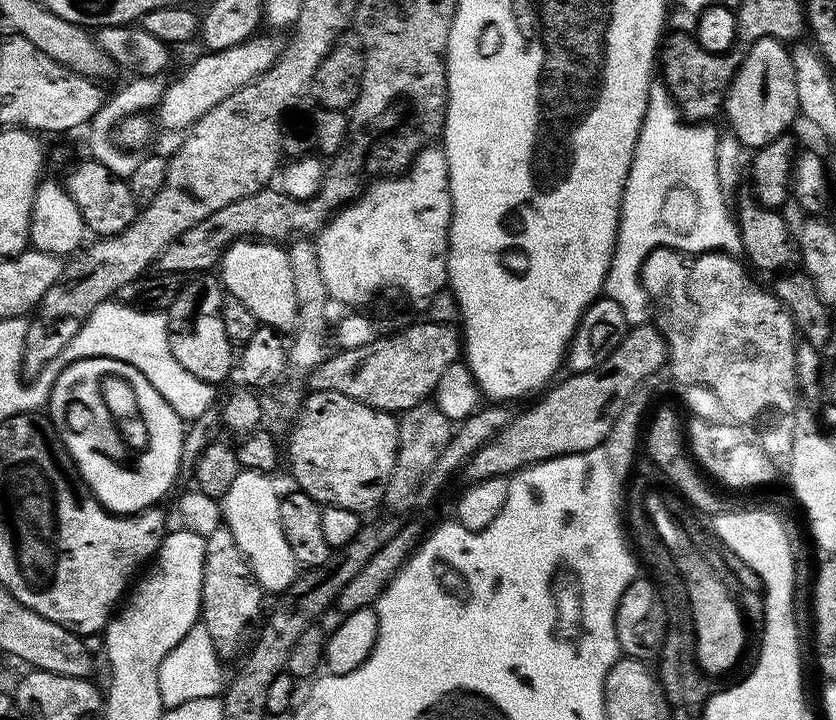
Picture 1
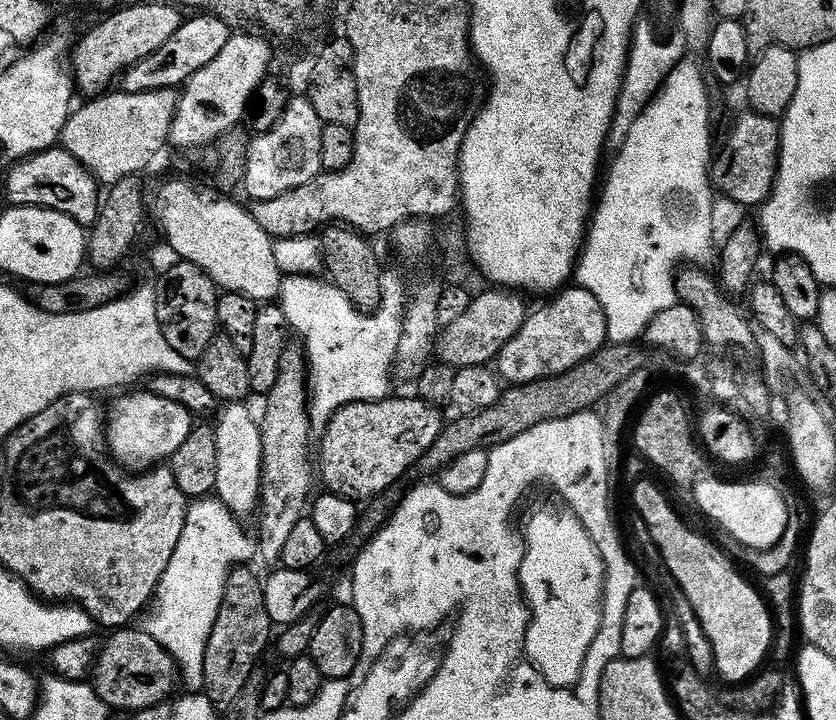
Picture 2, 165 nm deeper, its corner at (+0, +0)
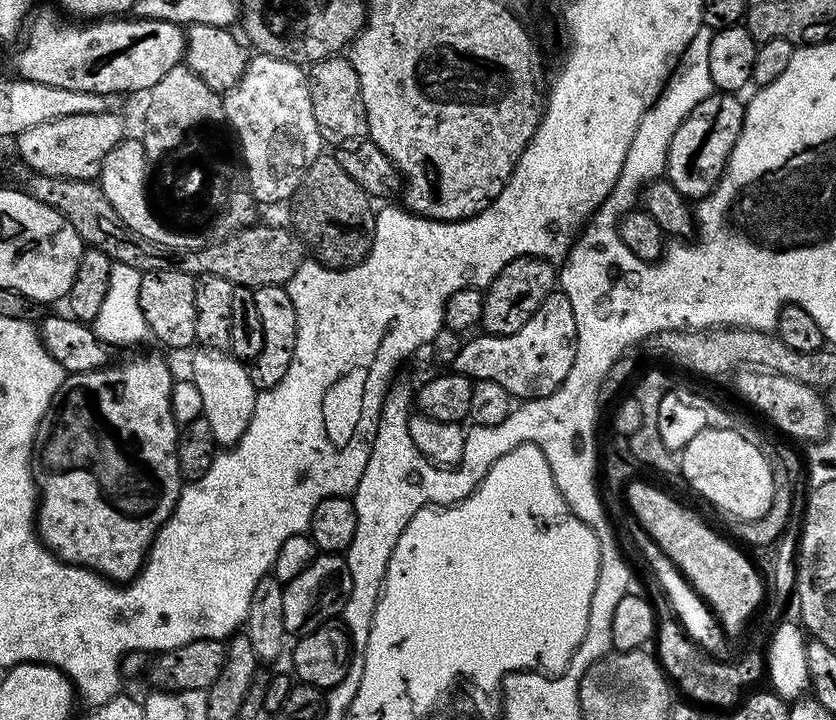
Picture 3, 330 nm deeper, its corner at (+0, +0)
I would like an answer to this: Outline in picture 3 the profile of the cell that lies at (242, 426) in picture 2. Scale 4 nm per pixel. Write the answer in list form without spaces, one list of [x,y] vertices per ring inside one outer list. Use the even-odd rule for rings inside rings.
[[[200,350],[192,360],[190,379],[194,386],[198,386],[198,394],[202,394],[202,419],[210,422],[217,445],[239,445],[245,439],[244,431],[252,415],[258,412],[258,390],[250,382],[248,368],[231,355],[216,350]]]

